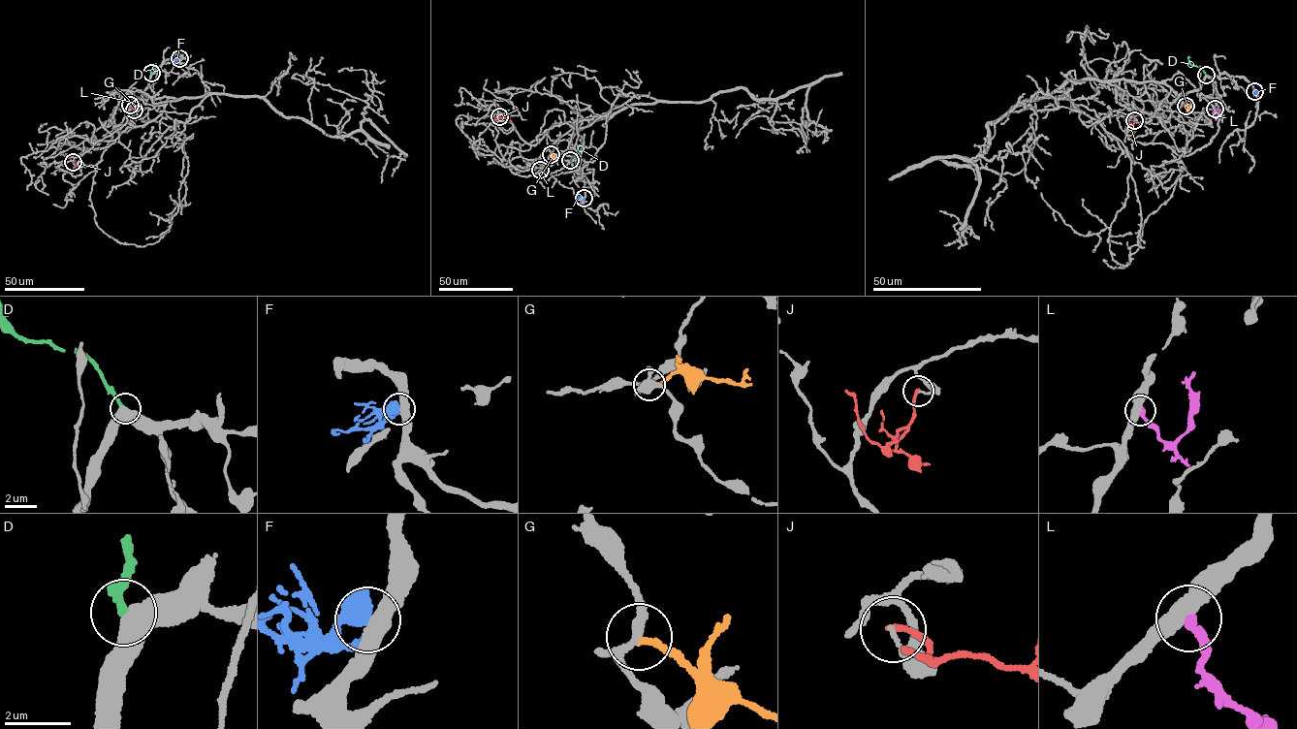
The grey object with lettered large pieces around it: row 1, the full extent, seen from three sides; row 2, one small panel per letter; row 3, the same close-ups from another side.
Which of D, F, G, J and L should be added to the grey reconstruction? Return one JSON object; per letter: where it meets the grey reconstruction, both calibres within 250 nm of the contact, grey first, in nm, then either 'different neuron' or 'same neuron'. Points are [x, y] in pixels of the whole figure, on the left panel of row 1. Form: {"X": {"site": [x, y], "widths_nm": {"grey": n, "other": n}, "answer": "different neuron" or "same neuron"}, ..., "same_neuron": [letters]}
{"D": {"site": [151, 73], "widths_nm": {"grey": 500, "other": 260}, "answer": "different neuron"}, "F": {"site": [179, 58], "widths_nm": {"grey": 400, "other": 600}, "answer": "different neuron"}, "G": {"site": [134, 110], "widths_nm": {"grey": 220, "other": 240}, "answer": "different neuron"}, "J": {"site": [73, 162], "widths_nm": {"grey": 110, "other": 150}, "answer": "different neuron"}, "L": {"site": [130, 105], "widths_nm": {"grey": 440, "other": 320}, "answer": "different neuron"}, "same_neuron": []}

